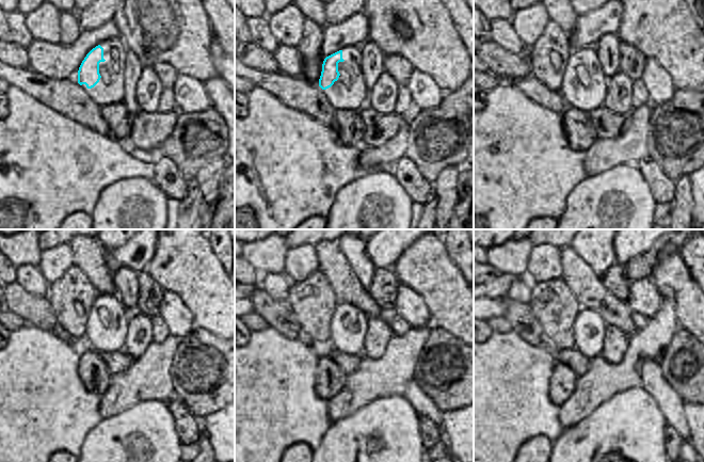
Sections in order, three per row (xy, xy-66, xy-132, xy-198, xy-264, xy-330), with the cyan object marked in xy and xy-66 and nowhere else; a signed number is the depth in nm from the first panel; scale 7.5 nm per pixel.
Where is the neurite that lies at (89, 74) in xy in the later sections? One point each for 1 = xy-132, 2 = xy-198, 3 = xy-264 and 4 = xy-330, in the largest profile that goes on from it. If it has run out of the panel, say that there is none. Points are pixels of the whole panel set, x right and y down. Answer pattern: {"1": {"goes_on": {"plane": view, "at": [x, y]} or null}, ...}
{"1": {"goes_on": {"plane": "xy-132", "at": [576, 65]}}, "2": {"goes_on": {"plane": "xy-198", "at": [98, 316]}}, "3": {"goes_on": {"plane": "xy-264", "at": [340, 338]}}, "4": {"goes_on": {"plane": "xy-330", "at": [590, 344]}}}

